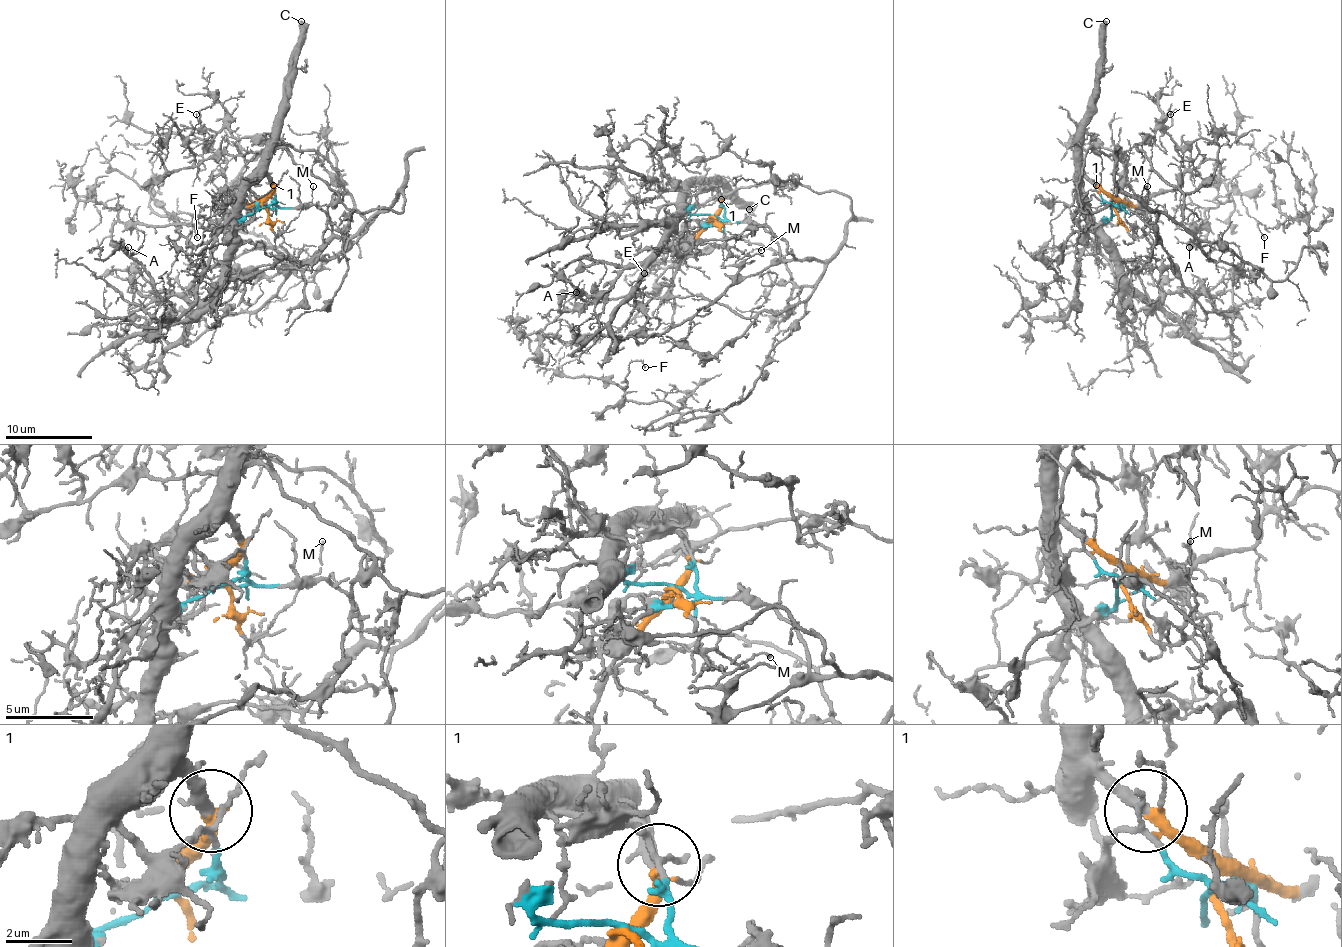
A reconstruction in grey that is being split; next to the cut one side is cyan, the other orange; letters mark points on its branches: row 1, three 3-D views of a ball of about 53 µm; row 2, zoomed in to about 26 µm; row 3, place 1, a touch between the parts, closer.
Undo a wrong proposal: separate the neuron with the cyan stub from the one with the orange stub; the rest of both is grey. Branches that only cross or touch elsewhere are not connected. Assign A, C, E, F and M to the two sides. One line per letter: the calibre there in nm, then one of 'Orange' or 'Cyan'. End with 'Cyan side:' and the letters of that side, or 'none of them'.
A: Thickness 160 nm. Cyan
C: Thickness 550 nm. Orange
E: Thickness 120 nm. Cyan
F: Thickness 110 nm. Cyan
M: Thickness 80 nm. Orange
Cyan side: A, E, F

